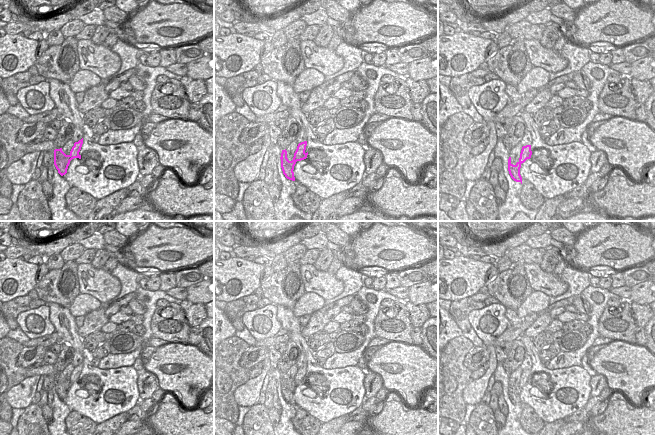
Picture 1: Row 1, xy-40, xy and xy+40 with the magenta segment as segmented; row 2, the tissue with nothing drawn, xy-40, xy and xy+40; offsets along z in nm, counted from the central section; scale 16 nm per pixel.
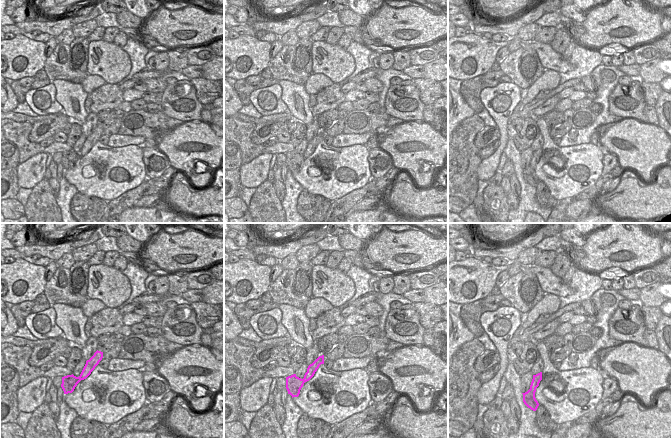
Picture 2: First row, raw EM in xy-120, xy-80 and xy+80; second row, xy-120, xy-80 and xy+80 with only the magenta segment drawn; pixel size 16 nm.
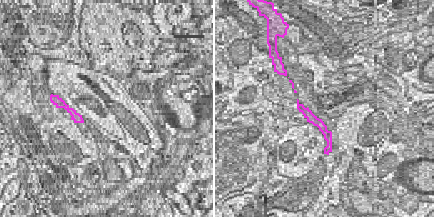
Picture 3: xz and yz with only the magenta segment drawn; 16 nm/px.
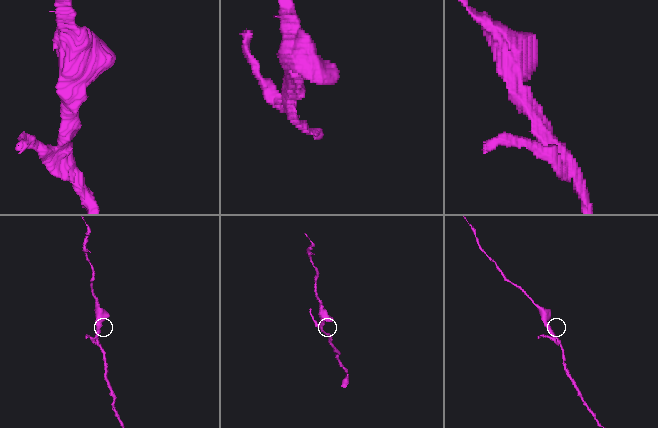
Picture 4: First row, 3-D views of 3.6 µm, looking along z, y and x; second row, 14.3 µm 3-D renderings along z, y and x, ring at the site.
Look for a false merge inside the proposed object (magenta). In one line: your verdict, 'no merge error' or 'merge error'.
no merge error

